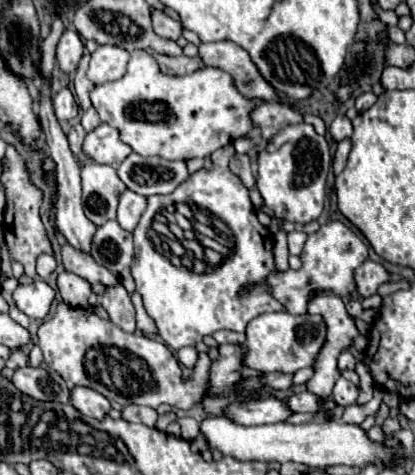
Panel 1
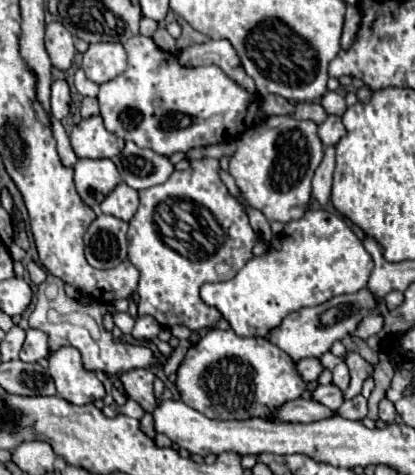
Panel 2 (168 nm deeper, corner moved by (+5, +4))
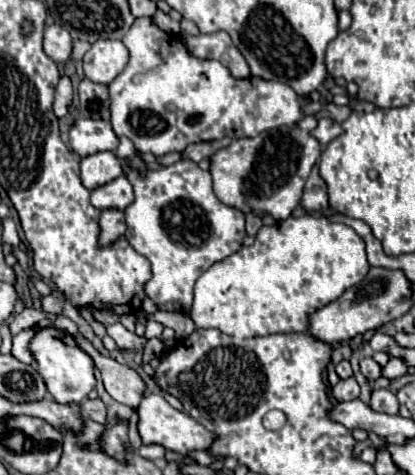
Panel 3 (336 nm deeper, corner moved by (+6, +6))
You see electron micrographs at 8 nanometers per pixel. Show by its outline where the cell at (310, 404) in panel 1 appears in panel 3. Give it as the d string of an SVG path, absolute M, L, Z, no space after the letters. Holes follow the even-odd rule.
M351 376L347 380L341 380L337 386L333 386L333 396L337 400L355 400L359 396L359 384Z

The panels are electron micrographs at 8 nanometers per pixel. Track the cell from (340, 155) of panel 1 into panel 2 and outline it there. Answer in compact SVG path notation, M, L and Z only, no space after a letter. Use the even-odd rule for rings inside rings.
M326 146L324 148L324 158L322 164L318 166L314 180L312 180L312 196L320 202L326 204L330 200L330 186L332 186L332 172L334 172L334 160L336 156L336 148L334 146Z

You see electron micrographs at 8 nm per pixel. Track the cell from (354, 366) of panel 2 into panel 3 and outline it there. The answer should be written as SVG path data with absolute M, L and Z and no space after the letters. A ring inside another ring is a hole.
M365 356L363 360L361 360L361 372L363 372L363 376L367 378L367 380L377 380L379 376L381 376L381 366L371 358L371 356Z

